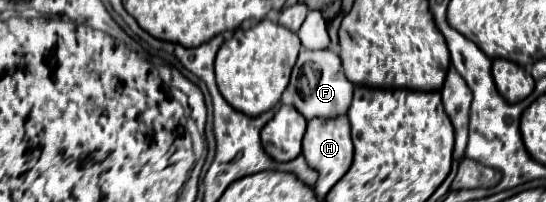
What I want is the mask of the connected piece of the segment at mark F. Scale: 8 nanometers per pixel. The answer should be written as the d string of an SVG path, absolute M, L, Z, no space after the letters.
M326 47L322 51L302 49L300 55L298 55L298 61L292 69L288 91L292 95L292 105L306 119L314 119L314 117L344 115L350 107L354 85L346 79L344 71L342 71L342 65L340 65L340 57L330 47Z

